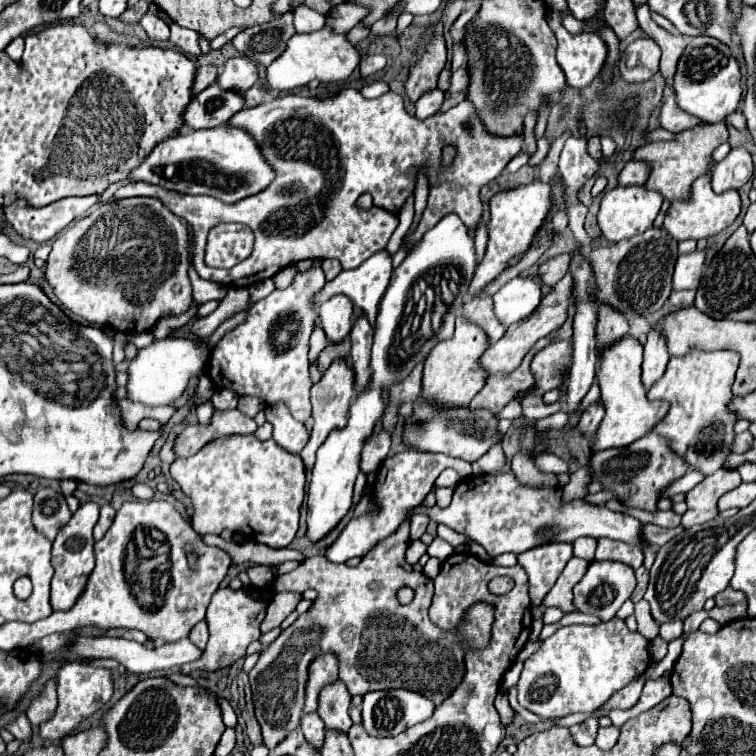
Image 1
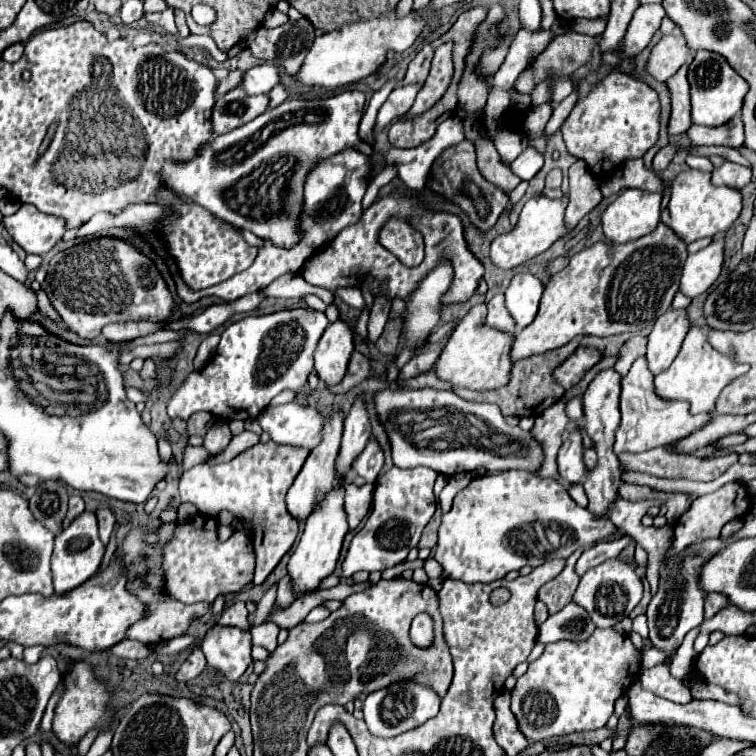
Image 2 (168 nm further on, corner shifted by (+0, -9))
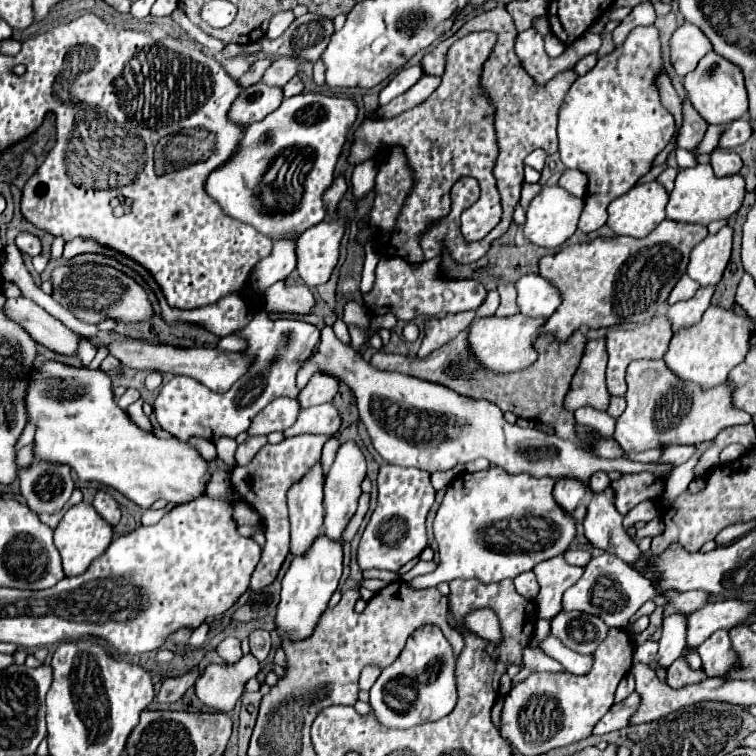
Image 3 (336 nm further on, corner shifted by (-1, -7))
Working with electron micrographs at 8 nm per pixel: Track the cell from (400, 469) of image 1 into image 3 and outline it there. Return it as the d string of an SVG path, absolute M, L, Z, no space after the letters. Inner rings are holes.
M382 465L378 473L378 505L360 537L358 565L360 569L398 571L404 563L422 553L426 541L426 515L434 505L436 491L430 483L430 473L414 467Z

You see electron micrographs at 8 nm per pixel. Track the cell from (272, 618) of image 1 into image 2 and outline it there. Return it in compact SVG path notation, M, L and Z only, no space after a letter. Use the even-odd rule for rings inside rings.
M271 621L259 625L259 627L253 627L251 629L251 645L261 645L269 651L269 655L275 651L277 647L277 633L279 633L279 627Z

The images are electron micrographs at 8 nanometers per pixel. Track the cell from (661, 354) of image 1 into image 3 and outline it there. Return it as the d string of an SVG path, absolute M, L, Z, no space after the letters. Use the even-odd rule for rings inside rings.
M700 287L690 301L680 301L680 303L674 303L674 305L668 307L666 317L670 319L670 325L672 325L672 333L674 335L680 329L692 327L694 323L700 321L700 317L704 315L704 311L710 305L712 293L714 293L714 287Z

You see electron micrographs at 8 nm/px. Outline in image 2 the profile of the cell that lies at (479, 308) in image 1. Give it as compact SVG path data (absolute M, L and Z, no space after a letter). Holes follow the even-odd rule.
M499 293L499 295L495 295L489 303L487 303L487 309L489 309L489 313L487 313L487 321L489 321L489 325L493 325L495 329L501 329L501 331L515 331L515 321L513 321L513 317L509 315L509 311L507 311L507 307L505 307L505 297Z

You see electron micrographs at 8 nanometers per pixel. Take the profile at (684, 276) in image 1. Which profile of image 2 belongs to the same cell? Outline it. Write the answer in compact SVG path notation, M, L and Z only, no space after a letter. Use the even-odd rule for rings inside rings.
M715 239L709 247L687 257L683 275L681 275L681 291L689 297L697 297L705 293L715 279L721 275L723 265L723 239Z

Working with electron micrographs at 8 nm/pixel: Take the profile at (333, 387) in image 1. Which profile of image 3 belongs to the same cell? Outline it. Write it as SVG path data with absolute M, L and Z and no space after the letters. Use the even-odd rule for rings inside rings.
M322 461L310 467L310 473L306 473L288 491L288 511L292 527L290 551L294 555L306 553L322 531L322 515L324 515L322 491L324 491Z

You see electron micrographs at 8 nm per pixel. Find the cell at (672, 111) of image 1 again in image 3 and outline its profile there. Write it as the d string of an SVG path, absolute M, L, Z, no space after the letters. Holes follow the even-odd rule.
M744 117L742 119L736 119L736 121L732 121L722 131L720 141L718 141L718 147L722 147L722 149L734 149L734 147L746 143L750 139L750 135L752 135L752 129L750 129L748 119L744 119Z

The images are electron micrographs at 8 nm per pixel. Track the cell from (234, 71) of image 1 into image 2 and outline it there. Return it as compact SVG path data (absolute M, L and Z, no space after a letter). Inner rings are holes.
M263 63L245 73L245 81L241 83L241 87L247 93L259 95L259 93L269 93L277 83L279 83L279 69L273 63Z

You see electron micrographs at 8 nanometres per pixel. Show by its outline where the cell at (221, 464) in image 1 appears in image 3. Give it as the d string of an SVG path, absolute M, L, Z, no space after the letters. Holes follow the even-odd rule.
M296 435L290 439L284 439L278 445L268 443L266 447L262 447L262 451L258 451L258 455L254 455L254 459L248 465L234 467L230 471L230 485L234 493L238 493L242 501L246 501L258 511L264 531L266 531L266 545L262 549L262 559L250 581L250 589L254 591L270 585L276 579L278 569L290 551L290 523L288 523L288 509L286 509L286 491L294 481L298 481L310 469L310 465L314 465L321 459L326 439L328 437L324 435Z

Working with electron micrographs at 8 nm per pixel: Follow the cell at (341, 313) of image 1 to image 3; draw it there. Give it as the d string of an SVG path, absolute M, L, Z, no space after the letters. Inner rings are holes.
M316 371L308 383L306 389L300 391L298 401L300 407L312 407L312 405L322 405L334 399L334 395L338 393L338 379L334 379L334 375L326 375L324 371Z

